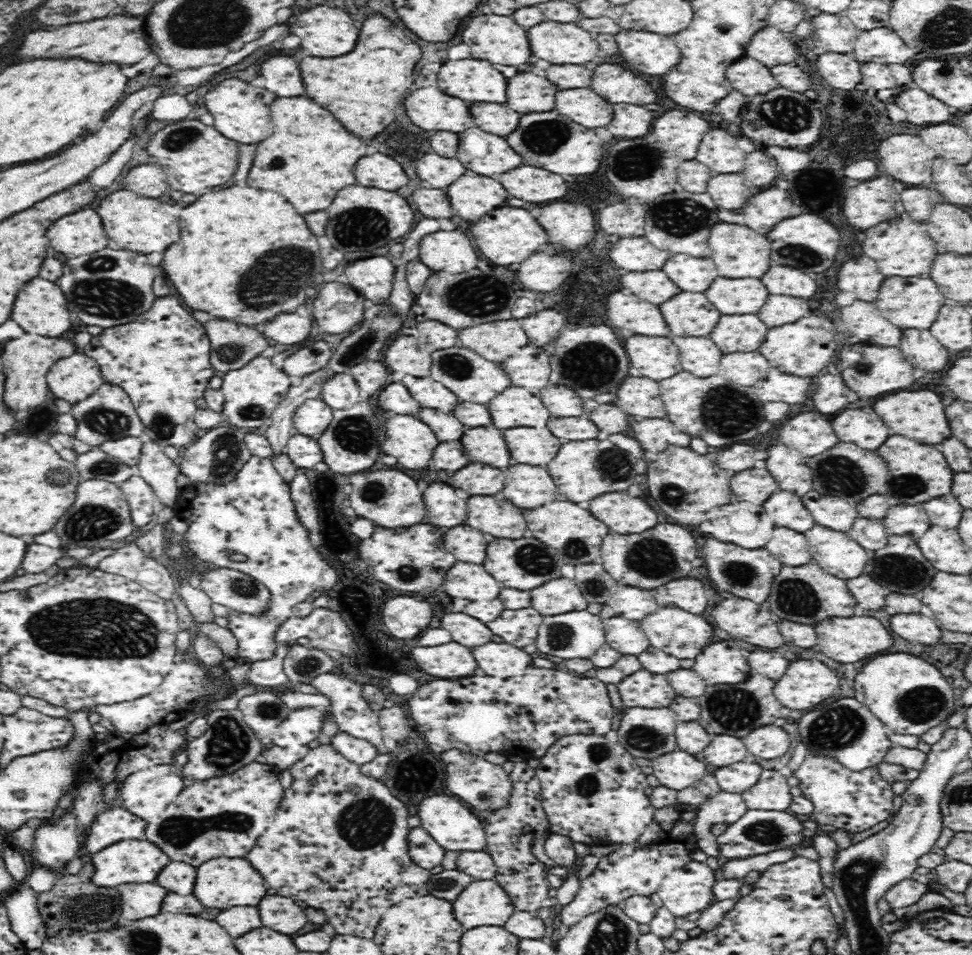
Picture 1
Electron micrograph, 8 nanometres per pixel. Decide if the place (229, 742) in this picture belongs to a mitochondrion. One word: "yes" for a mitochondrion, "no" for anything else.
yes

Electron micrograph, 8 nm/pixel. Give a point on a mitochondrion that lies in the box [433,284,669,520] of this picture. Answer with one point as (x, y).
(591, 365)

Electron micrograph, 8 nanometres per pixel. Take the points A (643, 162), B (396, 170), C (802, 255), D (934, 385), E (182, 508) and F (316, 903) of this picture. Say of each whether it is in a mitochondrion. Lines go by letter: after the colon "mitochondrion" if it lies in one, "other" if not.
A: mitochondrion
B: other
C: mitochondrion
D: other
E: other
F: other

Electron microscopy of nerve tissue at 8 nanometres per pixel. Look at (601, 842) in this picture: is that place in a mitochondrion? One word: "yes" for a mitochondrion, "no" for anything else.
no

